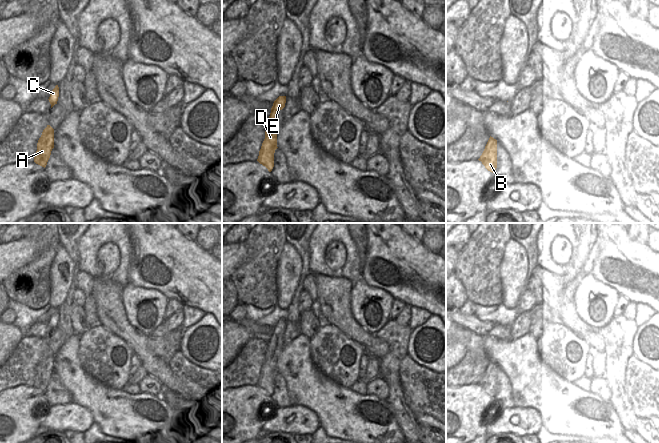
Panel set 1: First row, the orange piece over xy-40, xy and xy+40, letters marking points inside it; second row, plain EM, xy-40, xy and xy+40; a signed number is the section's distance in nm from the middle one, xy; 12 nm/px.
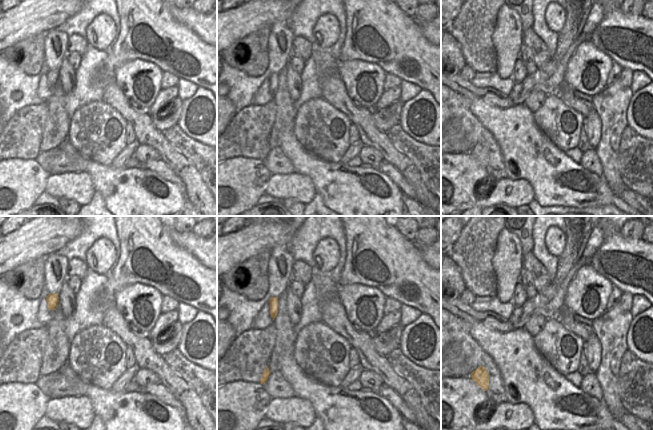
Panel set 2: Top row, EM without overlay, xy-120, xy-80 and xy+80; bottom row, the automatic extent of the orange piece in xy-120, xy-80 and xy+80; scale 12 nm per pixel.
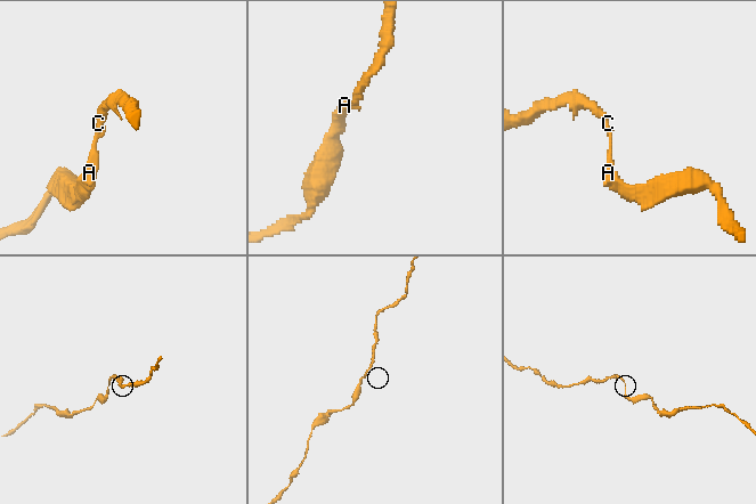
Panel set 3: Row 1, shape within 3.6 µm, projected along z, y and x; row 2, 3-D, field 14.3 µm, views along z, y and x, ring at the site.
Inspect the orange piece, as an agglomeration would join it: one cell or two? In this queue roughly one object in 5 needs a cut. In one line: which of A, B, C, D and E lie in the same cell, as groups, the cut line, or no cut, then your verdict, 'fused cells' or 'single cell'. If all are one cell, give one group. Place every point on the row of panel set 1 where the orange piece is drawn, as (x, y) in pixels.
A B C D E | no cut | single cell

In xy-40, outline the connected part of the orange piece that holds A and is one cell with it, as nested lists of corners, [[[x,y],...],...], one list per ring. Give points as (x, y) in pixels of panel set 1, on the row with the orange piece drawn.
[[[47,125],[47,127],[43,130],[41,137],[38,140],[34,162],[45,168],[53,148],[54,129],[50,125]]]

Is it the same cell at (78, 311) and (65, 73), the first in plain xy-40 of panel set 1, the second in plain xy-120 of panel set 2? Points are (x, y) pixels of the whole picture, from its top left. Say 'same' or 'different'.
same

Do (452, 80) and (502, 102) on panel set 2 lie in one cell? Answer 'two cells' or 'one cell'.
one cell

